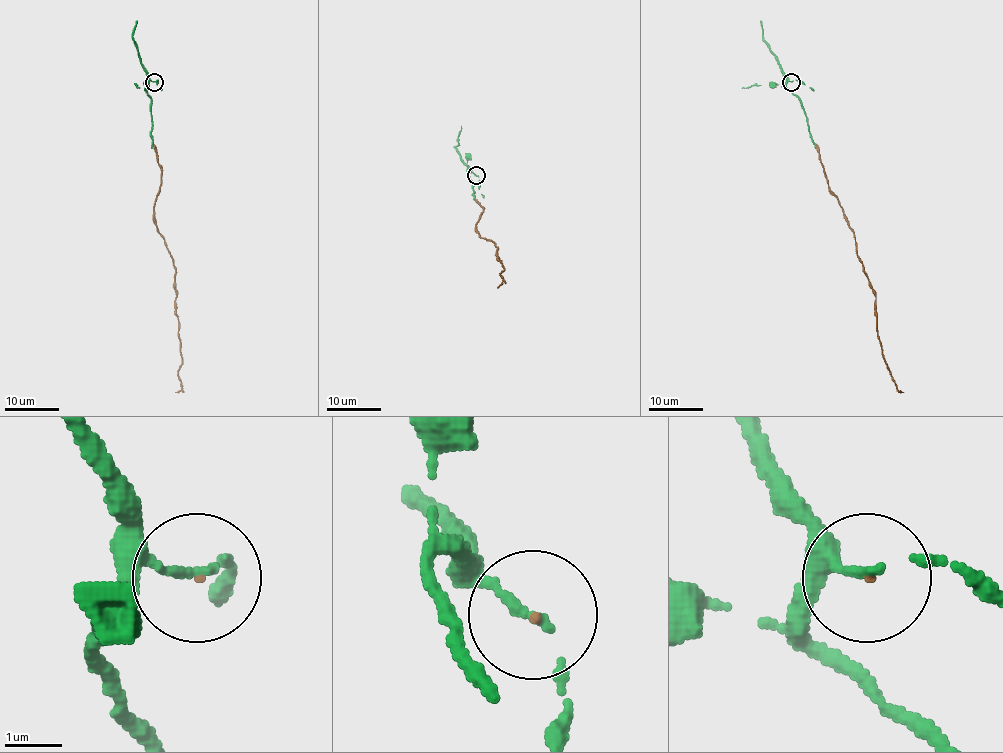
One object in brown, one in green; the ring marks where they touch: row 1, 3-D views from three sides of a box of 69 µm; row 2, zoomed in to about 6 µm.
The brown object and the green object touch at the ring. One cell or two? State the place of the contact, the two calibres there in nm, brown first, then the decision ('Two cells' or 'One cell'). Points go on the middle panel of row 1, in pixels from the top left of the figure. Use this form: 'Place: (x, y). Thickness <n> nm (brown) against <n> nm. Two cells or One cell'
Place: (476, 175). Thickness 50 nm (brown) against 130 nm. One cell

